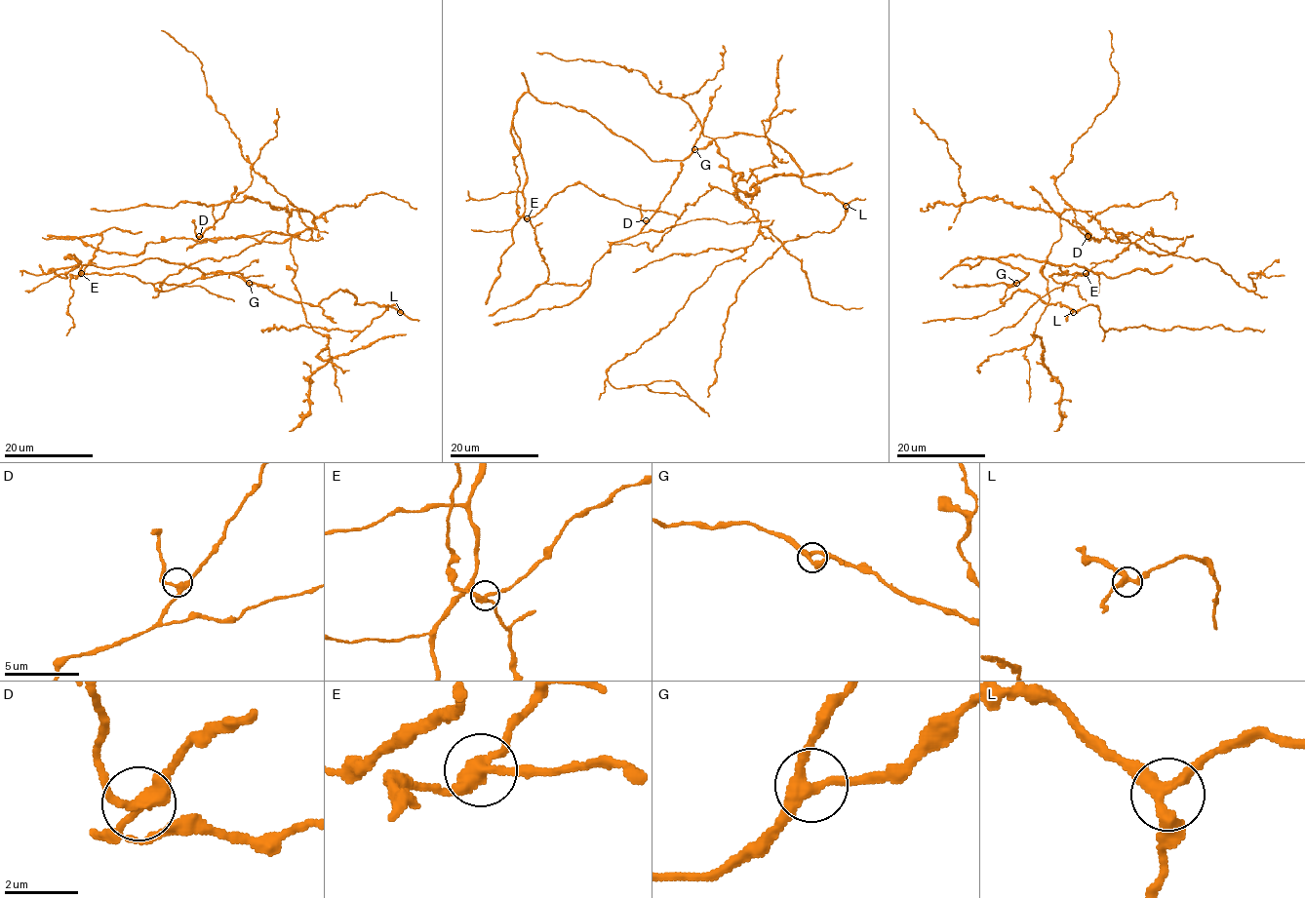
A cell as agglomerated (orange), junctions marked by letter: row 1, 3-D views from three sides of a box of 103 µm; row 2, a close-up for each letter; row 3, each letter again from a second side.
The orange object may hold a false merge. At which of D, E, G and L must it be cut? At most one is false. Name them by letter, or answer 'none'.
E

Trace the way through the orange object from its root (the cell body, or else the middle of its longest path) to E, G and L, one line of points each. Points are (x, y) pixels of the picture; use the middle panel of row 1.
E: (536, 246), (534, 229), (527, 217)
G: (536, 246), (518, 219), (526, 169), (511, 127), (525, 94), (587, 111), (652, 160), (694, 149)
L: (536, 246), (518, 219), (511, 133), (527, 93), (656, 161), (766, 136), (805, 185), (846, 206)

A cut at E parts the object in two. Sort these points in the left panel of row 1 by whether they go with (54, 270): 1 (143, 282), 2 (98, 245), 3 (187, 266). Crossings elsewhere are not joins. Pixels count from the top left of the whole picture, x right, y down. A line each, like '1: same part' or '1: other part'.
1: other part
2: same part
3: same part

